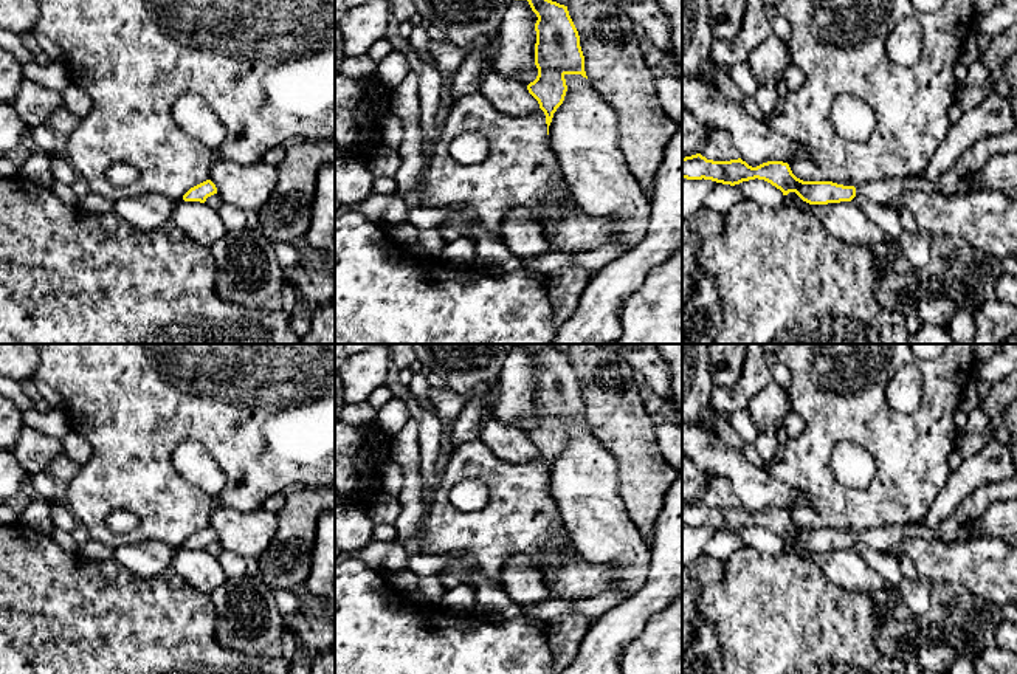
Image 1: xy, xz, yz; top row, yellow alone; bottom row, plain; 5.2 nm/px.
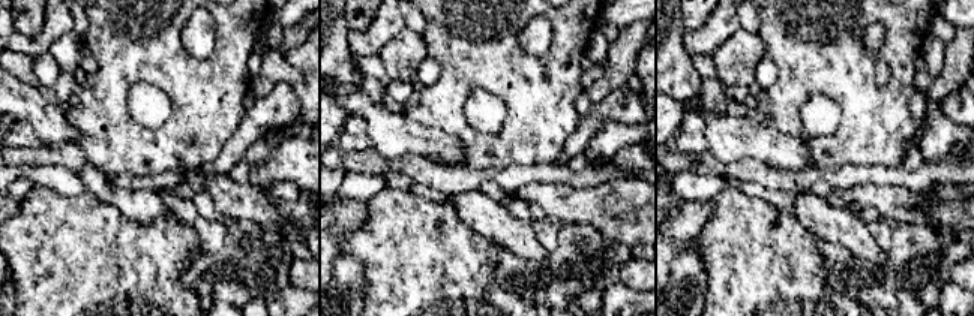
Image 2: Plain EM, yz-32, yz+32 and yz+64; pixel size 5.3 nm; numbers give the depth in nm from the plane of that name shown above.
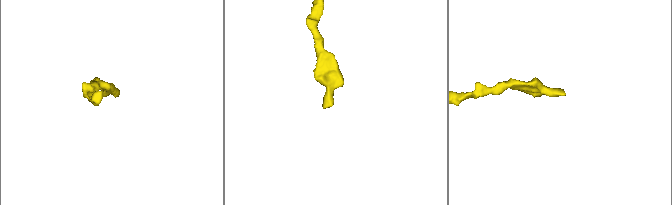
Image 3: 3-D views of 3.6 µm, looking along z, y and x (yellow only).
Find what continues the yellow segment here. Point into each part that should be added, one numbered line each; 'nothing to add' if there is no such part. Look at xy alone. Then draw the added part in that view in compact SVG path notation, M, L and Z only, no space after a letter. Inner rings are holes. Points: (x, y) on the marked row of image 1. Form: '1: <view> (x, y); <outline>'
nothing to add

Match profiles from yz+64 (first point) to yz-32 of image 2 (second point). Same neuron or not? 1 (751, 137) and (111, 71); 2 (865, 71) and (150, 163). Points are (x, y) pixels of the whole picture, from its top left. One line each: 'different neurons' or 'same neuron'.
1: different neurons
2: same neuron

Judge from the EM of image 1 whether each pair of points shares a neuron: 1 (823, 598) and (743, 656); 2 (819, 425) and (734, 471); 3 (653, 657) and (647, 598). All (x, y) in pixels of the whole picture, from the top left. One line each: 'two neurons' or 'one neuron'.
1: one neuron
2: two neurons
3: two neurons

